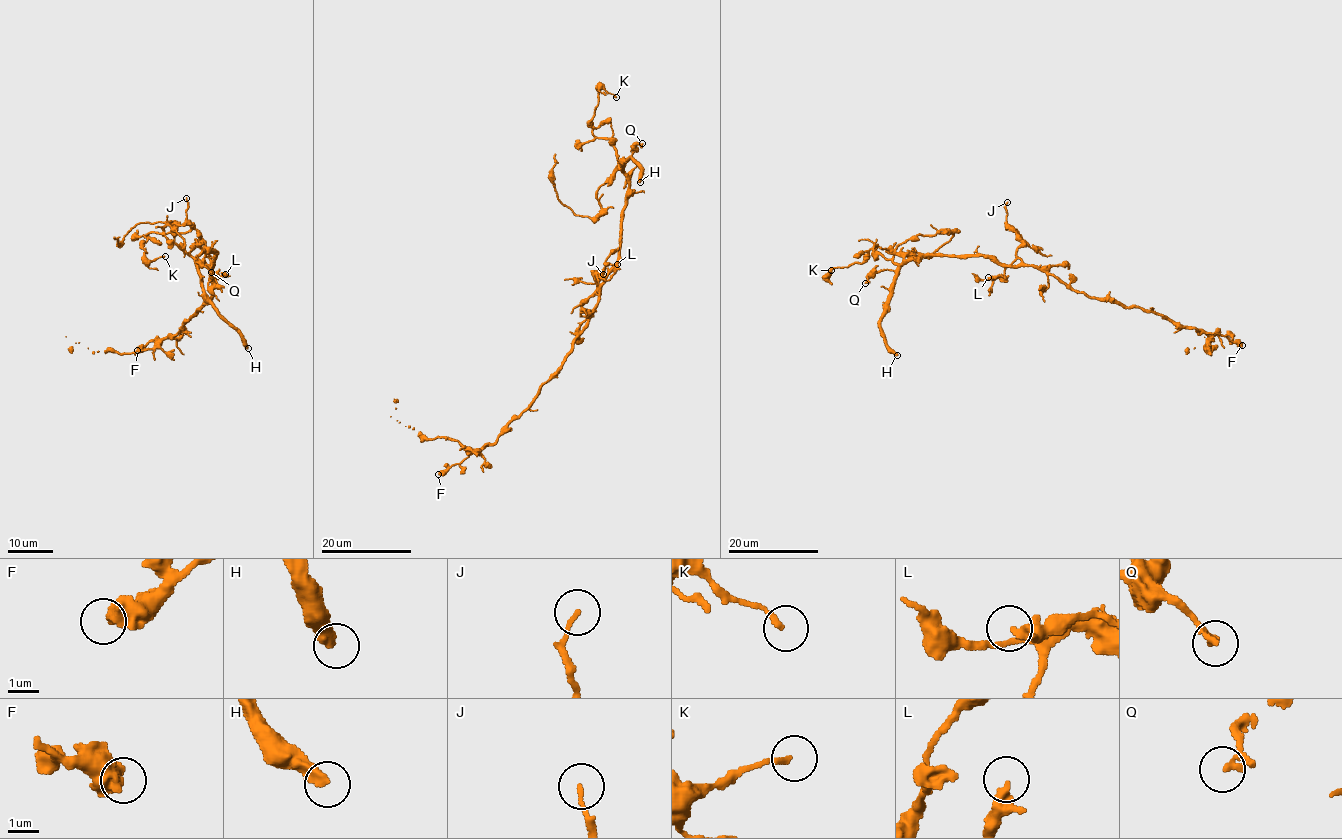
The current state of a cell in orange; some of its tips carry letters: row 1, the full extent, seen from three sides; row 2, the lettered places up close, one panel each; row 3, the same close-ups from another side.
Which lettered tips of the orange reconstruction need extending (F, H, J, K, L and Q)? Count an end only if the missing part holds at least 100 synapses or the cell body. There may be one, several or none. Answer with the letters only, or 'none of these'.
H

